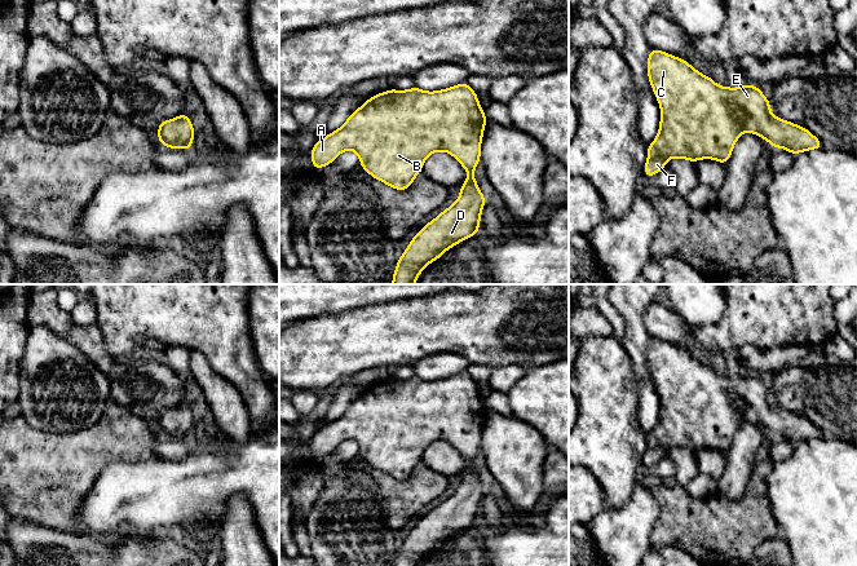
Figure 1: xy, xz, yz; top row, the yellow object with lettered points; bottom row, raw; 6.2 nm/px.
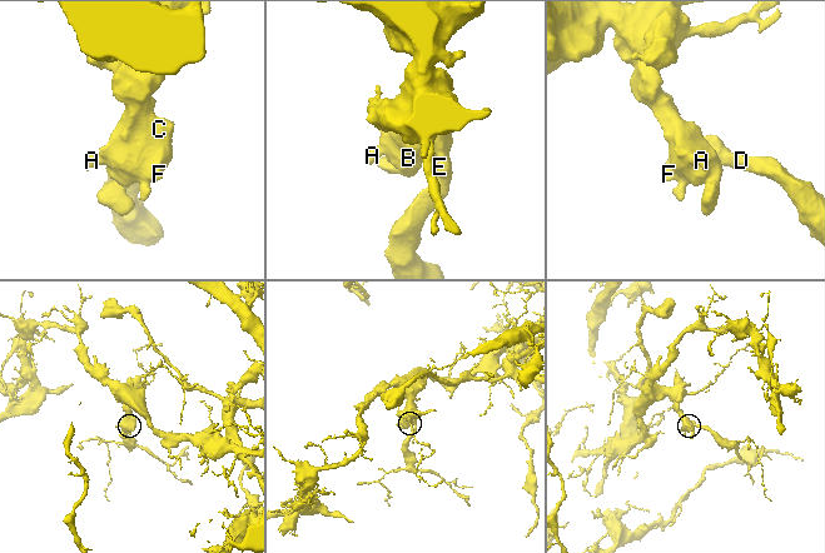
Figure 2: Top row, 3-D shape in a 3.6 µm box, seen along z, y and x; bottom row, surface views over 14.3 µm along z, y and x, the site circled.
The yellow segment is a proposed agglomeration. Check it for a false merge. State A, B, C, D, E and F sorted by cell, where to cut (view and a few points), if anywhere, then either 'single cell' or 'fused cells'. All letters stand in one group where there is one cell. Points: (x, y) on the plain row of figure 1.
A B C D E F | no cut | single cell

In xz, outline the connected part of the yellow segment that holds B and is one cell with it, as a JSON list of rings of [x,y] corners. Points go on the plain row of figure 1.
[[[467,371],[436,381],[416,375],[407,380],[390,377],[370,386],[348,406],[343,416],[313,434],[310,448],[314,460],[332,454],[343,441],[352,439],[358,443],[359,455],[372,468],[398,481],[410,478],[423,460],[425,448],[437,441],[449,442],[467,460],[468,468],[460,474],[456,491],[427,512],[410,530],[398,548],[393,566],[419,566],[427,554],[437,550],[446,540],[480,522],[481,503],[487,490],[478,477],[474,459],[481,451],[486,411],[478,384]]]

